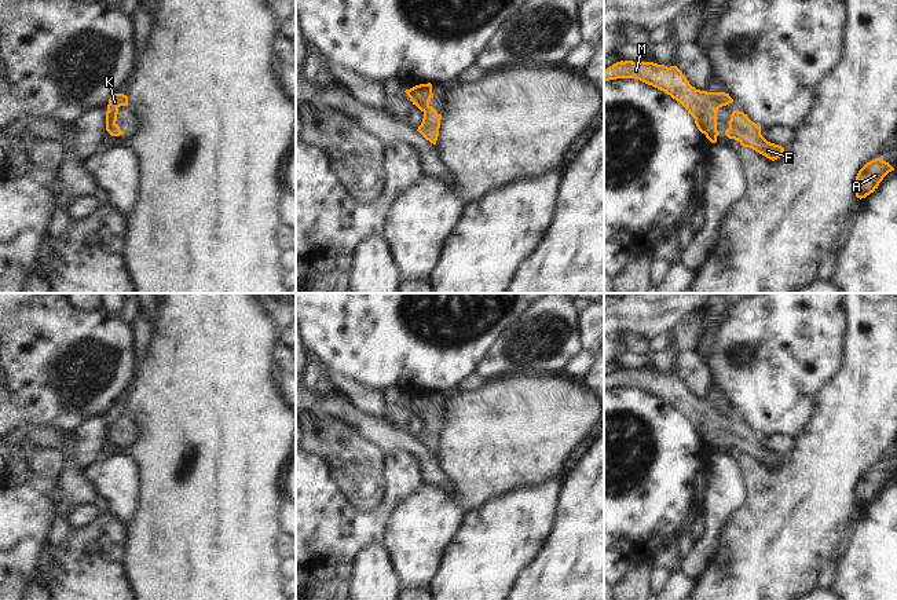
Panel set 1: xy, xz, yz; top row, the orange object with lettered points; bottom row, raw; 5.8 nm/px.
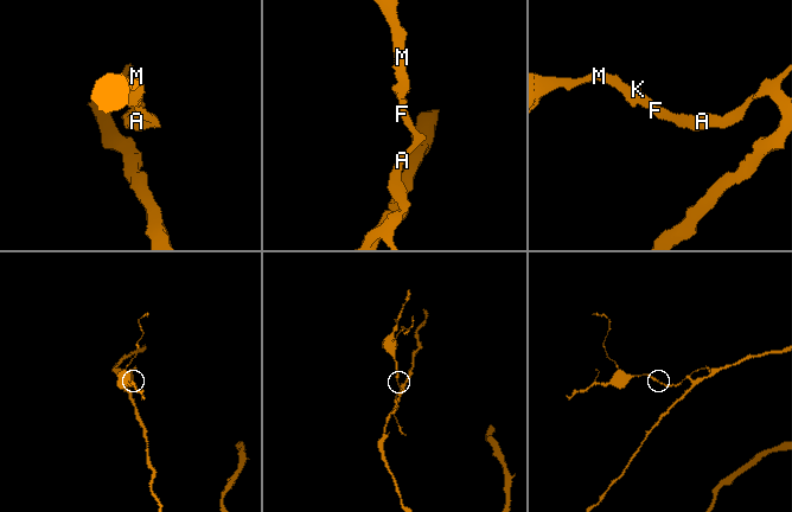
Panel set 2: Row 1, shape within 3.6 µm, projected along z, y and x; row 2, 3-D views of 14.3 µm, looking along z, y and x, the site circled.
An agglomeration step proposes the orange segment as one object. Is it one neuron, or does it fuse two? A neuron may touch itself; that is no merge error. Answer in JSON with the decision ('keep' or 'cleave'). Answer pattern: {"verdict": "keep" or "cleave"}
{"verdict": "keep"}

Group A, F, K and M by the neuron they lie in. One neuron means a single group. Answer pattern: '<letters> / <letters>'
A F K M

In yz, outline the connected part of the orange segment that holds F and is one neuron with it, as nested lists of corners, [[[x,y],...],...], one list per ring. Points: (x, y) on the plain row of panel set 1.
[[[733,418],[728,432],[725,443],[729,447],[737,449],[743,456],[750,456],[772,469],[781,465],[784,456],[768,450],[761,443],[761,436],[743,420]]]

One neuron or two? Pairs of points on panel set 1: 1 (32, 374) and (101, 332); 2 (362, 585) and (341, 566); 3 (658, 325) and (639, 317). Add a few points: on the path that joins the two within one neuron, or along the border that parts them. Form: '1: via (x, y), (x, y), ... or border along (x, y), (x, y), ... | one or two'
1: via (48, 359), (69, 341), (84, 335) | one
2: border along (366, 547), (355, 556), (352, 577), (348, 582) | two
3: via (654, 321), (650, 317), (643, 317) | one

